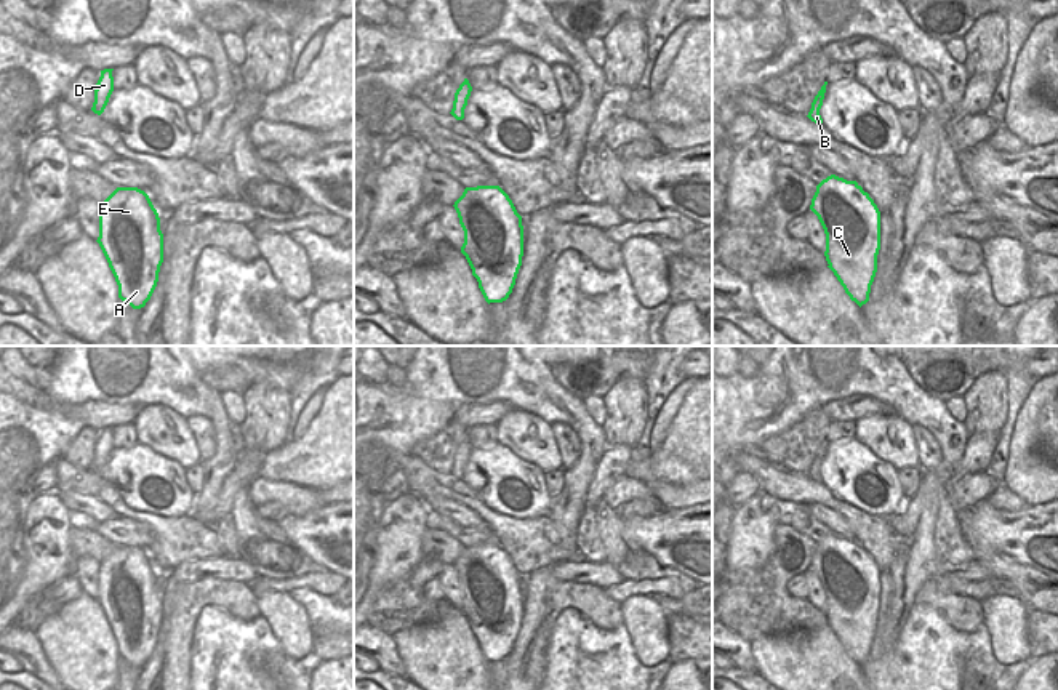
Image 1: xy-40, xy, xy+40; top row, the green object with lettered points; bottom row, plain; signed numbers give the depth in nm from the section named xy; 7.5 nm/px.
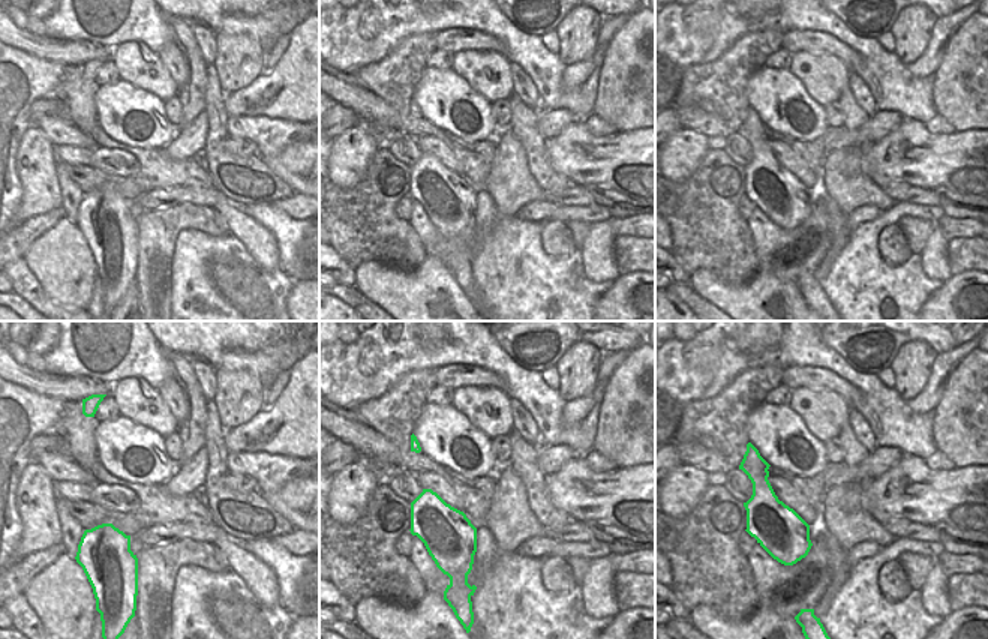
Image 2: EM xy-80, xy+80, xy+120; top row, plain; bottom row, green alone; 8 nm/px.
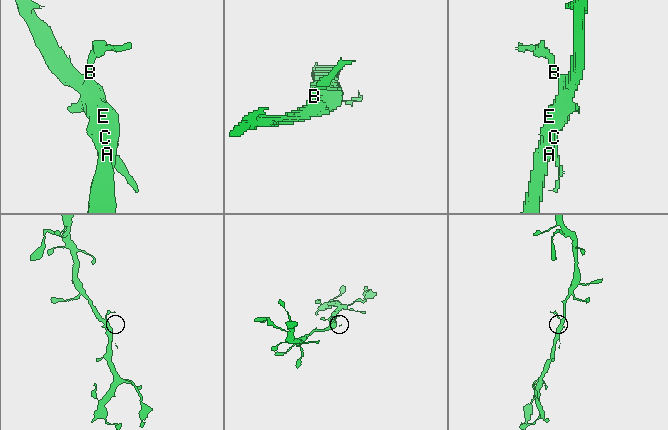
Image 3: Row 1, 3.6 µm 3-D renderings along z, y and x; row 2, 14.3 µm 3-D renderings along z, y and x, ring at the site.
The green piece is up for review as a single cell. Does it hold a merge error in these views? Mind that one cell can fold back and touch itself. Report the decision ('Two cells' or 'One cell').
One cell.

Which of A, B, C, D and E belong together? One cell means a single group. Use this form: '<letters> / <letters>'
A B C D E

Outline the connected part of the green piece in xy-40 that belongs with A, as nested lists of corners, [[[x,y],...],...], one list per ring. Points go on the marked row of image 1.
[[[117,187],[99,203],[96,240],[118,285],[118,298],[133,309],[150,299],[163,263],[160,218],[138,187]]]

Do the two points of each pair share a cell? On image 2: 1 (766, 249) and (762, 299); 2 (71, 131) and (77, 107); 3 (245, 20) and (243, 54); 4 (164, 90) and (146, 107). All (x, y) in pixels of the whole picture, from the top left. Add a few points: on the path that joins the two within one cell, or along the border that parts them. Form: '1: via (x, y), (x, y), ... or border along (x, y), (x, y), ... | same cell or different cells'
1: border along (759, 267), (768, 267), (793, 282) | different cells
2: border along (71, 120), (89, 135) | different cells
3: border along (215, 32), (245, 32), (260, 41) | different cells
4: border along (126, 80), (153, 92), (164, 101) | different cells

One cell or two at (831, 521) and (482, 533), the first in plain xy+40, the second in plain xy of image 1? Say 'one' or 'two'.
two

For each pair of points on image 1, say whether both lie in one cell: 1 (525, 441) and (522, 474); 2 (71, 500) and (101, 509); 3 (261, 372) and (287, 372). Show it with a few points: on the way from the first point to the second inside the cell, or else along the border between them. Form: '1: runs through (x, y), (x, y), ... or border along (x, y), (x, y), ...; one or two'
1: border along (496, 442), (545, 471); two
2: runs through (79, 501), (93, 506); one
3: runs through (268, 372), (280, 372); one

